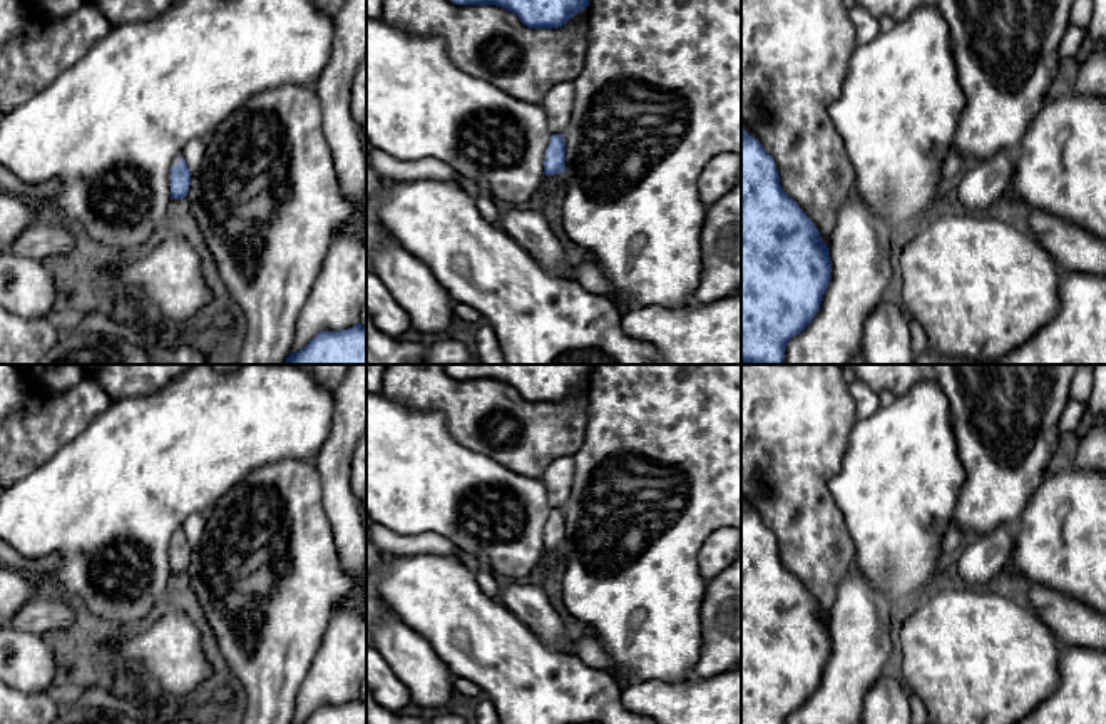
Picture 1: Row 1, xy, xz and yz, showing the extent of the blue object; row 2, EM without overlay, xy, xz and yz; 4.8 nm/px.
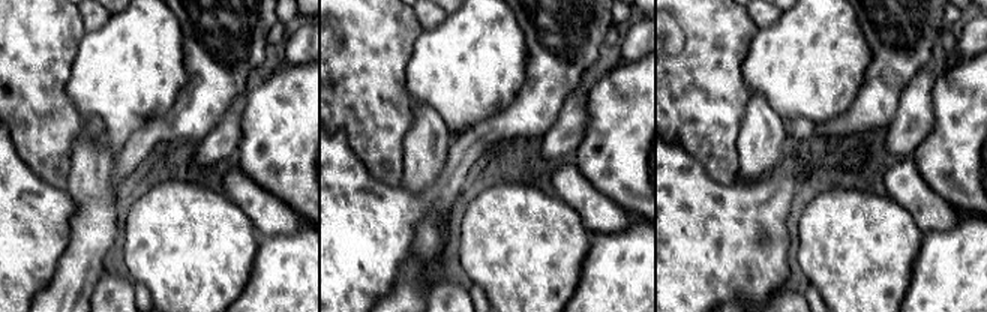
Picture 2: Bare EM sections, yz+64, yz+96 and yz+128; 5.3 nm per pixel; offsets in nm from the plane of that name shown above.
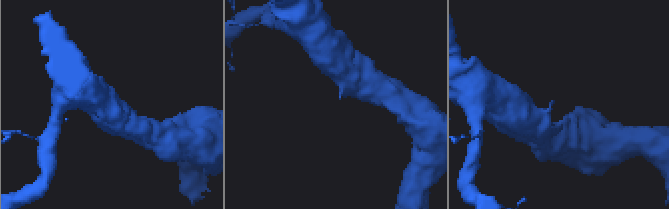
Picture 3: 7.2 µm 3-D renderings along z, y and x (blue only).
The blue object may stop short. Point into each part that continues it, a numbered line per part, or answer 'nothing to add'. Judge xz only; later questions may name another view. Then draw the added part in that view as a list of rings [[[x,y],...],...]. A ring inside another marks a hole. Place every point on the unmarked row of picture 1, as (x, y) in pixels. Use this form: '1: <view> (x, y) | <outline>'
nothing to add

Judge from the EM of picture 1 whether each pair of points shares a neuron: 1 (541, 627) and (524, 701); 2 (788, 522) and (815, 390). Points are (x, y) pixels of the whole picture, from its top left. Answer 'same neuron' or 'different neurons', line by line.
1: different neurons
2: same neuron

